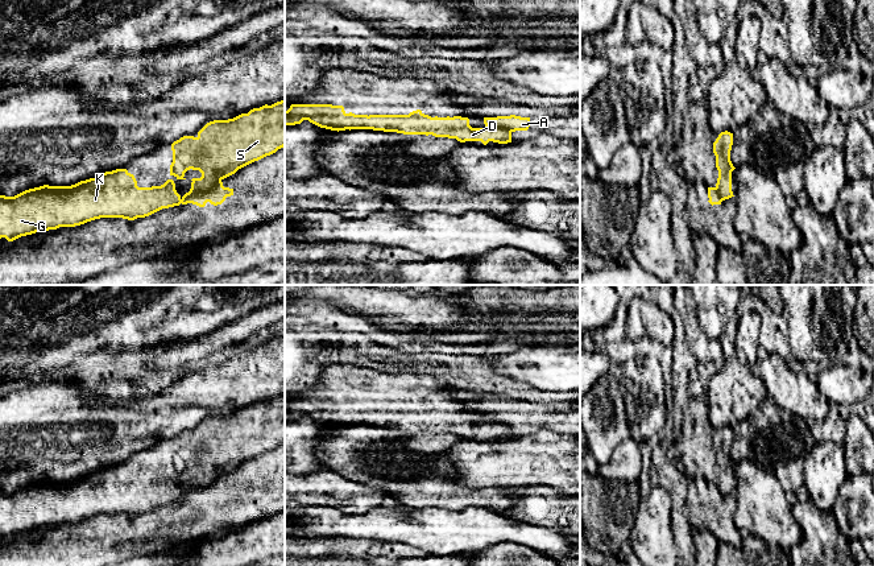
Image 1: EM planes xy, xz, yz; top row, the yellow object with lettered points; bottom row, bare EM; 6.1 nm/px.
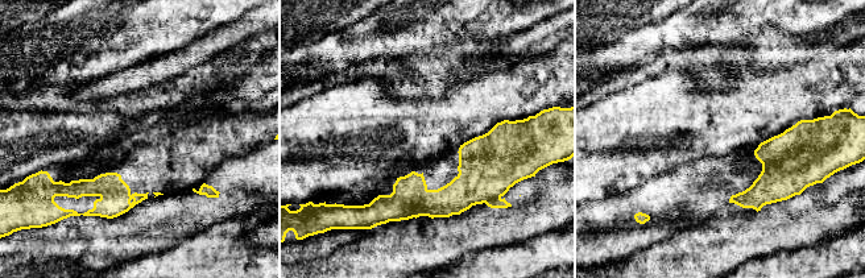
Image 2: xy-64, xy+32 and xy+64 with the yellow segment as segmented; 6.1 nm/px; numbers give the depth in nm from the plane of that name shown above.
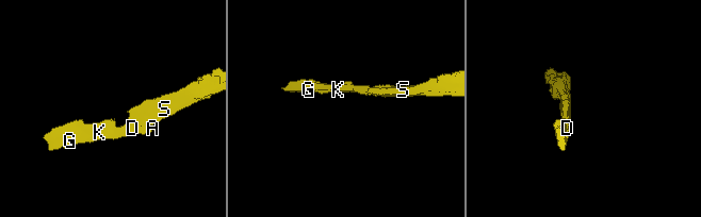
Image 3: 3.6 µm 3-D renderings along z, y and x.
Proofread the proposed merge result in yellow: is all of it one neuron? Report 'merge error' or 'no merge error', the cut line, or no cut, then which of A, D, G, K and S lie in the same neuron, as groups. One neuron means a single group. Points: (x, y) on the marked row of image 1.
merge error | xy (220, 181), (207, 189), (190, 191) | A / D G K S

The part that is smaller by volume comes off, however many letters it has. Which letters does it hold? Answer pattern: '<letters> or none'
A

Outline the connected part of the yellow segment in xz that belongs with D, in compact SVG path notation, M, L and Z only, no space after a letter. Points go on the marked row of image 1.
M291 104L285 111L285 125L301 124L303 120L331 129L373 129L403 135L432 135L435 137L456 139L460 142L489 141L511 142L511 132L500 127L472 128L468 117L431 117L421 110L409 115L355 115L347 113L343 106L332 104Z

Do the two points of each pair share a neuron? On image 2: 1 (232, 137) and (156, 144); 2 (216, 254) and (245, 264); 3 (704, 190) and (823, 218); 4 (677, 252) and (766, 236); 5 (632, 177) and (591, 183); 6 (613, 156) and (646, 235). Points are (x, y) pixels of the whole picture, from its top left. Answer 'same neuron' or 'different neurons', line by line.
1: same neuron
2: same neuron
3: different neurons
4: same neuron
5: same neuron
6: different neurons

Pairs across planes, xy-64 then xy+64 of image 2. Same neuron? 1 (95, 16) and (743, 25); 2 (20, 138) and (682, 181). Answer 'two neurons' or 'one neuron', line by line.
1: one neuron
2: two neurons

